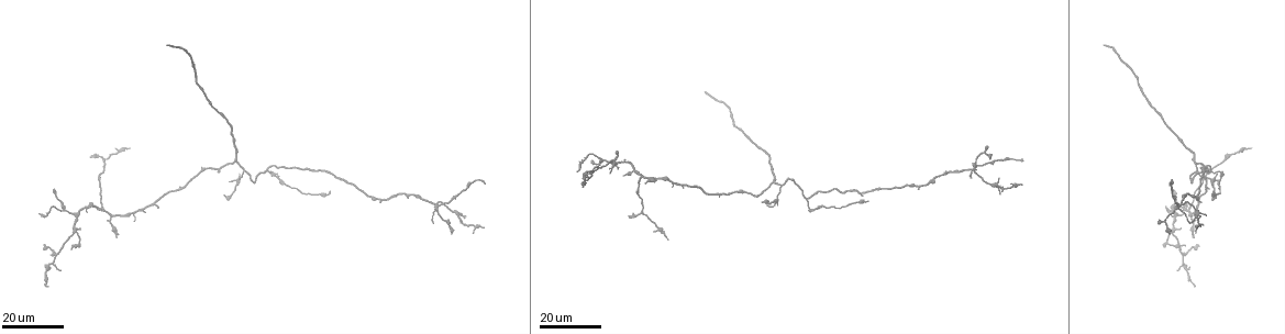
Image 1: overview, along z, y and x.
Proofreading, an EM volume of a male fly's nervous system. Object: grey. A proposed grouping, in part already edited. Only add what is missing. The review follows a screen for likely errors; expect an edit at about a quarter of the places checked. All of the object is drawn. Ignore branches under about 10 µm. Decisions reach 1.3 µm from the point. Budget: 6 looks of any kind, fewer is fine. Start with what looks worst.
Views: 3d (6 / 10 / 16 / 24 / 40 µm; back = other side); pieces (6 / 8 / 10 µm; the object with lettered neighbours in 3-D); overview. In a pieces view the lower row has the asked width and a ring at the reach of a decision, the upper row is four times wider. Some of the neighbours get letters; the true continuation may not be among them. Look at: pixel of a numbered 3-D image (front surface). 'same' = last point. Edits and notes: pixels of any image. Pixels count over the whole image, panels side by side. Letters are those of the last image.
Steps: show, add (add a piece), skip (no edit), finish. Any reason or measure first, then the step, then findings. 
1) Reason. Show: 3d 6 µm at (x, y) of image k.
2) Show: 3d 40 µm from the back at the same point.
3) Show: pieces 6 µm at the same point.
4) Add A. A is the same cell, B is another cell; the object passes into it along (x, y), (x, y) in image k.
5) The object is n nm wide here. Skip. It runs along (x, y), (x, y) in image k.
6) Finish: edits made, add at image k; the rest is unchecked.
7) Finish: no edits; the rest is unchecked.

End of a long branch. Show: 3d 24 µm at (707, 94) of image 1.

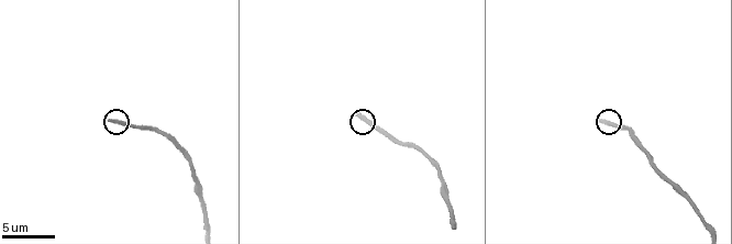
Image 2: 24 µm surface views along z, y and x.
Show: pieces 6 µm at (111, 121) of image 2.

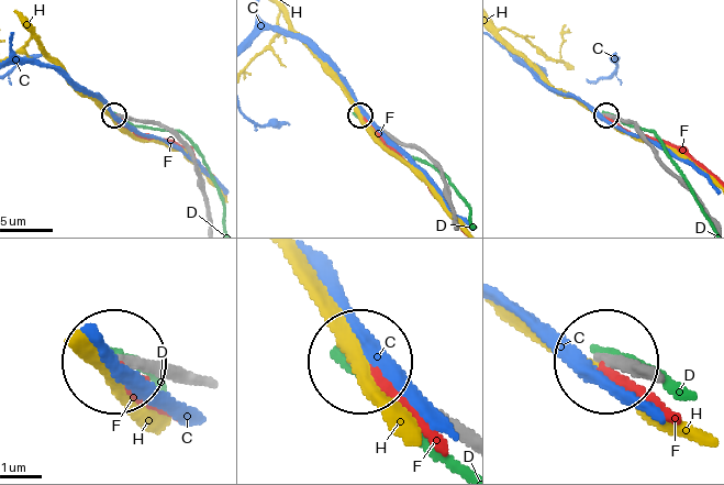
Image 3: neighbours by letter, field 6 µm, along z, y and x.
Skip. C, D, F and H are other cells; it runs along (171, 379), (122, 362) in image 3; none of them fits.

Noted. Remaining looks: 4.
Free end. Show: 3d 24 µm at (1199, 208) of image 1.

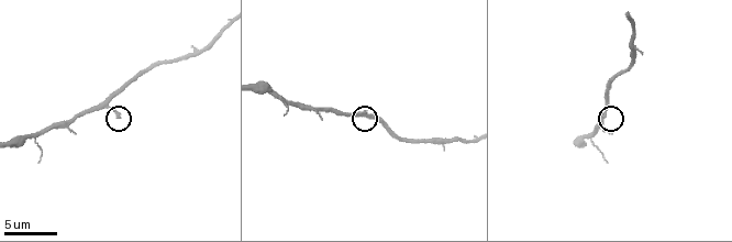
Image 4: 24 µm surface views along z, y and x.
What lies round it. Show: pieces 6 µm at (604, 117) of image 4.

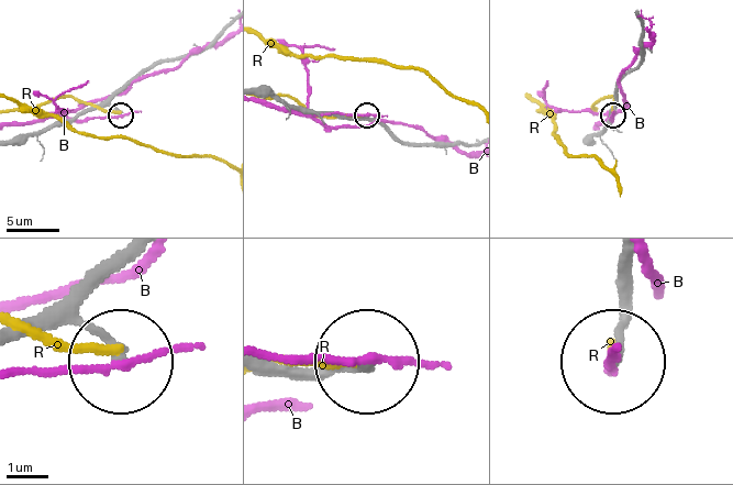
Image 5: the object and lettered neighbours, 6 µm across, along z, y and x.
Skip. B and R are other cells; it runs along (225, 28), (129, 83), (111, 101), (120, 113) in image 5; no lettered piece goes on from it.

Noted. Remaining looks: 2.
Show: 3d 24 µm at (117, 238) of image 1.

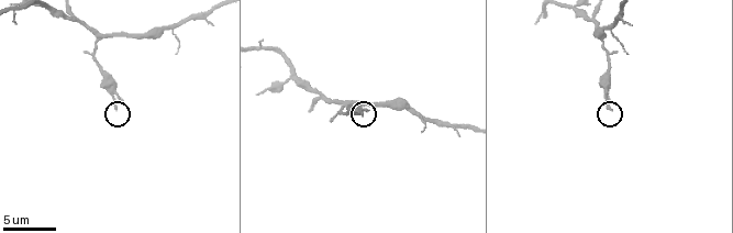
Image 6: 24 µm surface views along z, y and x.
Show: pieces 8 µm at (611, 108) of image 6.

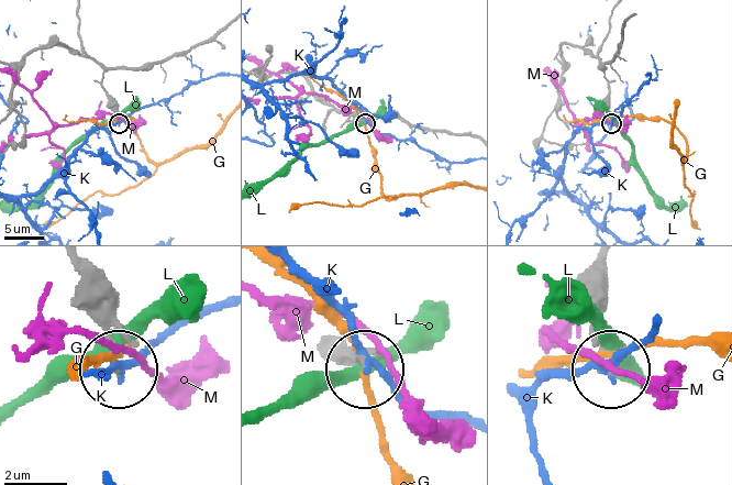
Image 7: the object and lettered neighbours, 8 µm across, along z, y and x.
Skip. G, K, L and M are other cells; it runs along (73, 264), (118, 372) in image 7; no lettered piece goes on from it.

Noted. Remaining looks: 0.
Finish: no edits; the rest is unchecked.

